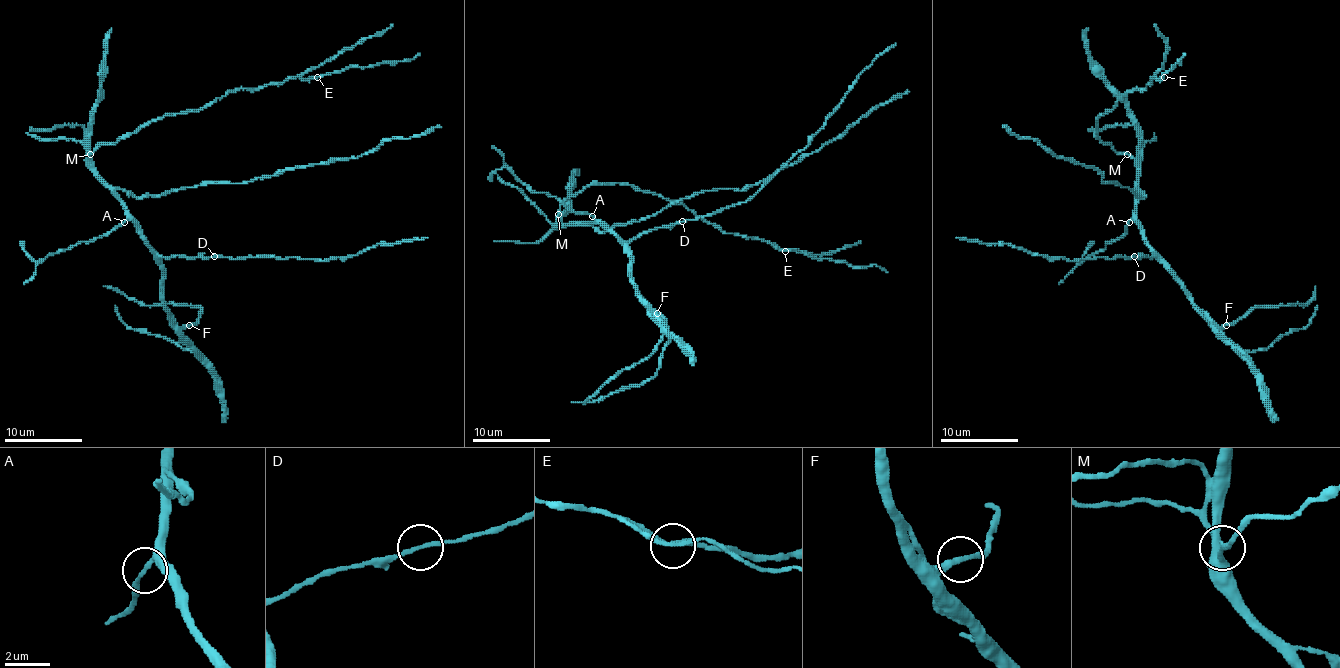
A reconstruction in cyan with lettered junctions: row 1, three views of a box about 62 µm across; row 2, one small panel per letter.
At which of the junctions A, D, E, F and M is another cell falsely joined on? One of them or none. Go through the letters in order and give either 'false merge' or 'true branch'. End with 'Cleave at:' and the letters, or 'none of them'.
A: true branch
D: true branch
E: true branch
F: true branch
M: true branch
Cleave at: none of them

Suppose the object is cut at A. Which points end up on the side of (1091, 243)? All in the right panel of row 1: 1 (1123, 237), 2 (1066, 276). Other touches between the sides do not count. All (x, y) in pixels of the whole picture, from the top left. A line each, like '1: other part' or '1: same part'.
1: same part
2: same part

